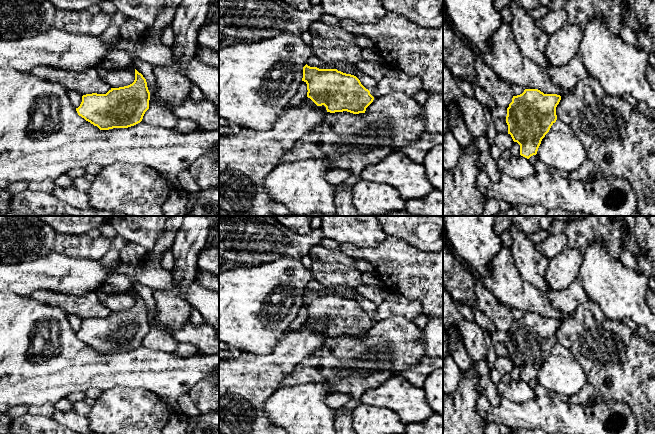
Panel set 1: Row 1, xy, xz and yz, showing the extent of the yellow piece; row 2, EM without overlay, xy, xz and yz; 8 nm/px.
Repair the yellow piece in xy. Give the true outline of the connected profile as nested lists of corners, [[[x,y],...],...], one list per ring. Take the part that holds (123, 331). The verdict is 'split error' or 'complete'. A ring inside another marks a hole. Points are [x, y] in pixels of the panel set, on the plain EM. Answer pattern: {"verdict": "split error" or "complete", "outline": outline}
{"verdict": "complete", "outline": [[[135,293],[132,308],[111,312],[106,318],[86,318],[76,335],[100,354],[128,352],[140,347],[149,333],[146,303]]]}

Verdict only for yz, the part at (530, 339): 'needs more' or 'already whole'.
already whole

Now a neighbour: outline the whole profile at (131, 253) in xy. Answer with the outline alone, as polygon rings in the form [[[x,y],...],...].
[[[128,242],[127,245],[119,251],[120,260],[125,263],[136,263],[146,254],[146,250],[139,244]]]

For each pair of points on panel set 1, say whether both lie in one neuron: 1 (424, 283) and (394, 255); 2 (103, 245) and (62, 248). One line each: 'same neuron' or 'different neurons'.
1: same neuron
2: same neuron

